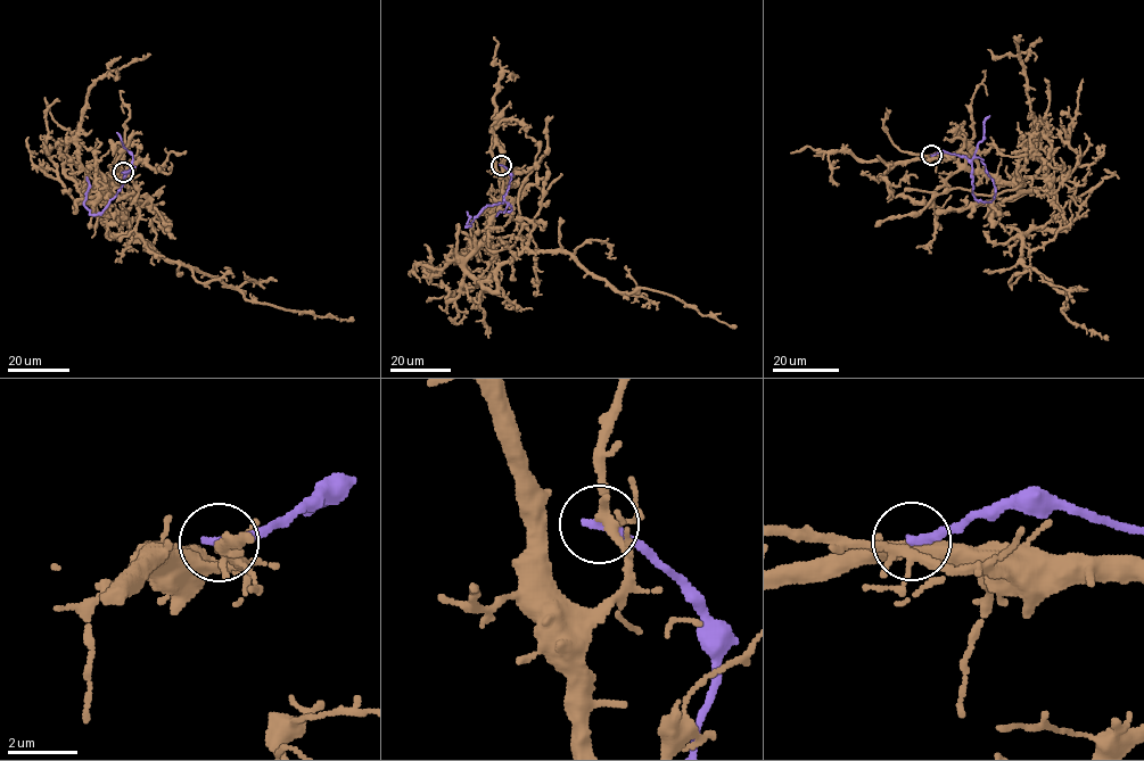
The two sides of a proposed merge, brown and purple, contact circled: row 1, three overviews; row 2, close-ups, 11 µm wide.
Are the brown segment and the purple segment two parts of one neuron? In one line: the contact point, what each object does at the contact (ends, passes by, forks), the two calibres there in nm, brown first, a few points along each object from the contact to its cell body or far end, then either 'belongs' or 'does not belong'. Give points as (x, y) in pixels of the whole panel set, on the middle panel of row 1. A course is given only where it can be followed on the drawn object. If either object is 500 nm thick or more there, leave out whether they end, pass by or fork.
(501, 165) | brown forks | purple ends | 220/280 nm | brown via (501, 164), (464, 267), (492, 291), (524, 253), (567, 253), (622, 292), (673, 296), (735, 327) | purple via (501, 165), (510, 176), (502, 203), (487, 205), (468, 226), (464, 226), (470, 218), (467, 212) | does not belong

